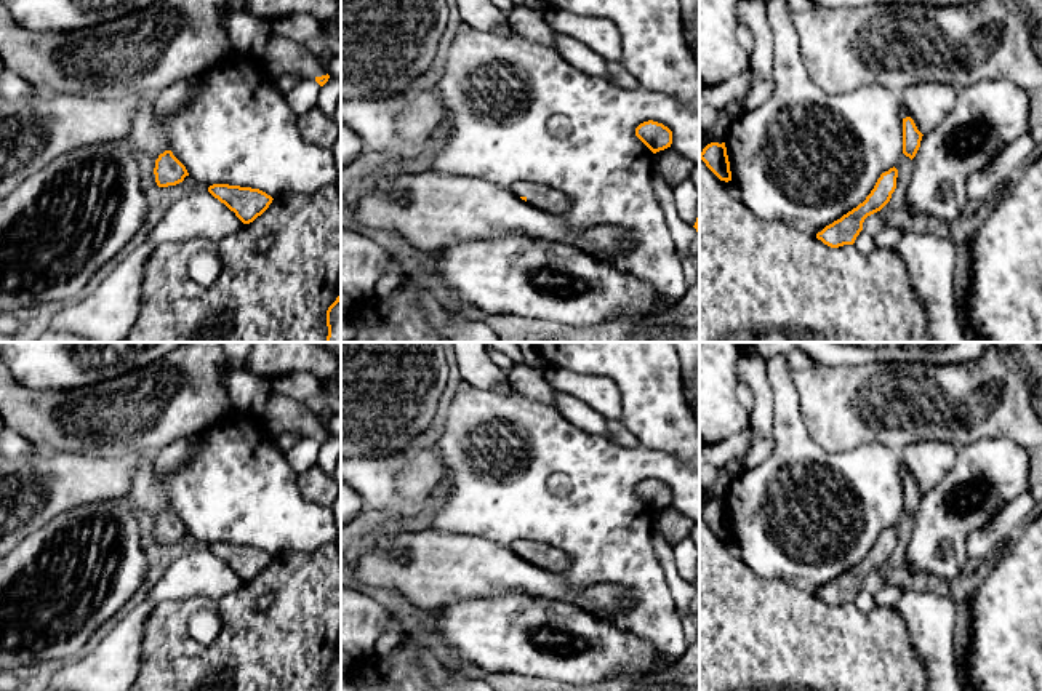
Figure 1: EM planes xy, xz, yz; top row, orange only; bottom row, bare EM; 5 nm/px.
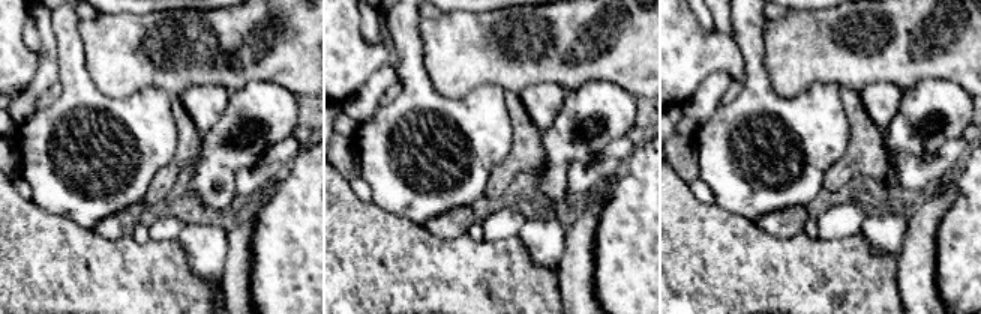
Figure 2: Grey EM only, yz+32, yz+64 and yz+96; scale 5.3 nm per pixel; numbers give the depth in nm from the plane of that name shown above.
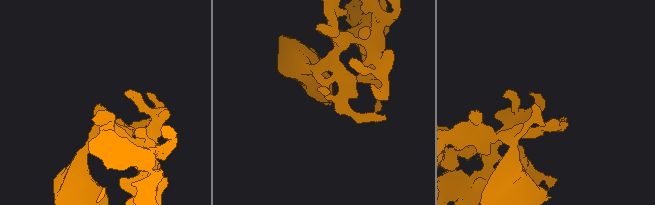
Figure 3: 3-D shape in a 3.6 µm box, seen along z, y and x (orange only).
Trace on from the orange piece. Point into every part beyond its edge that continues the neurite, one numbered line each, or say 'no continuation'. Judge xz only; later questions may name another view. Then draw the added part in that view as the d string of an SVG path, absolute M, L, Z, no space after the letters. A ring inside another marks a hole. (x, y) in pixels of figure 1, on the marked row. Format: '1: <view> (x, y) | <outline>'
1: xz (541, 197) | M515 182L511 190L517 197L525 197L528 205L551 214L563 214L570 208L570 200L565 194L546 186L533 182Z

